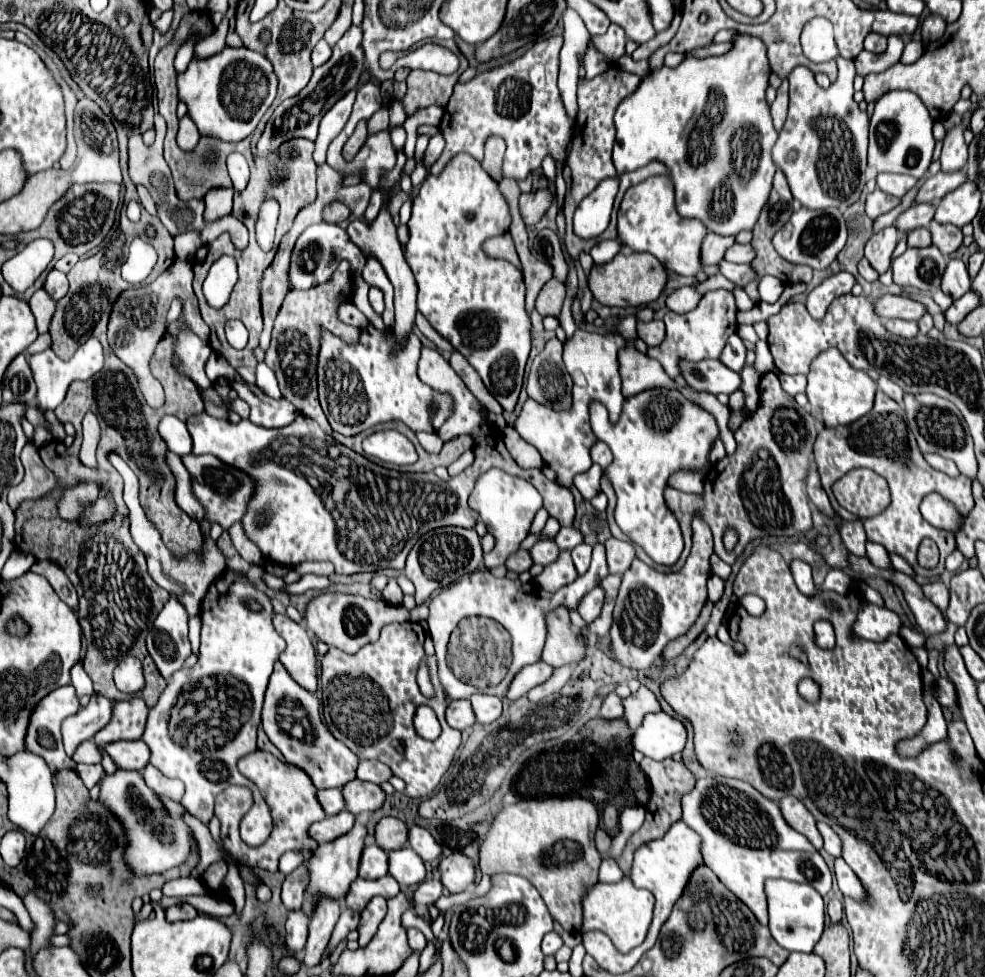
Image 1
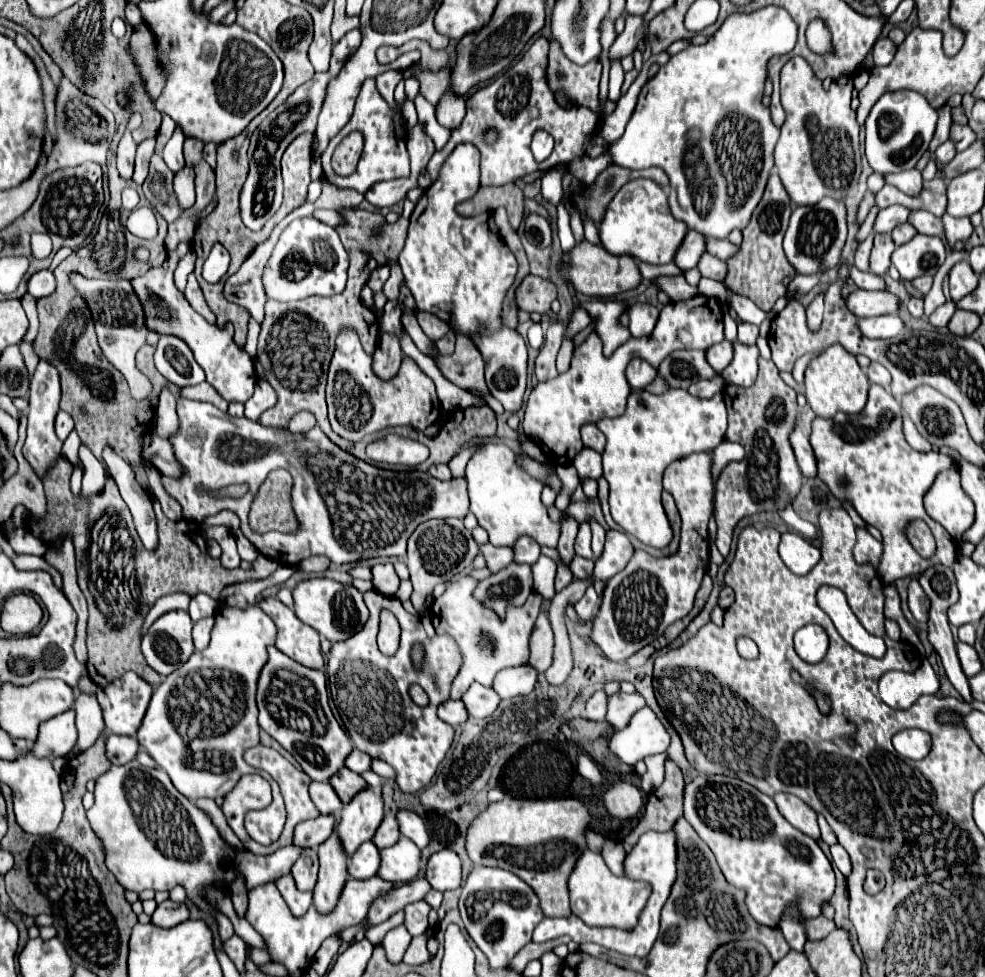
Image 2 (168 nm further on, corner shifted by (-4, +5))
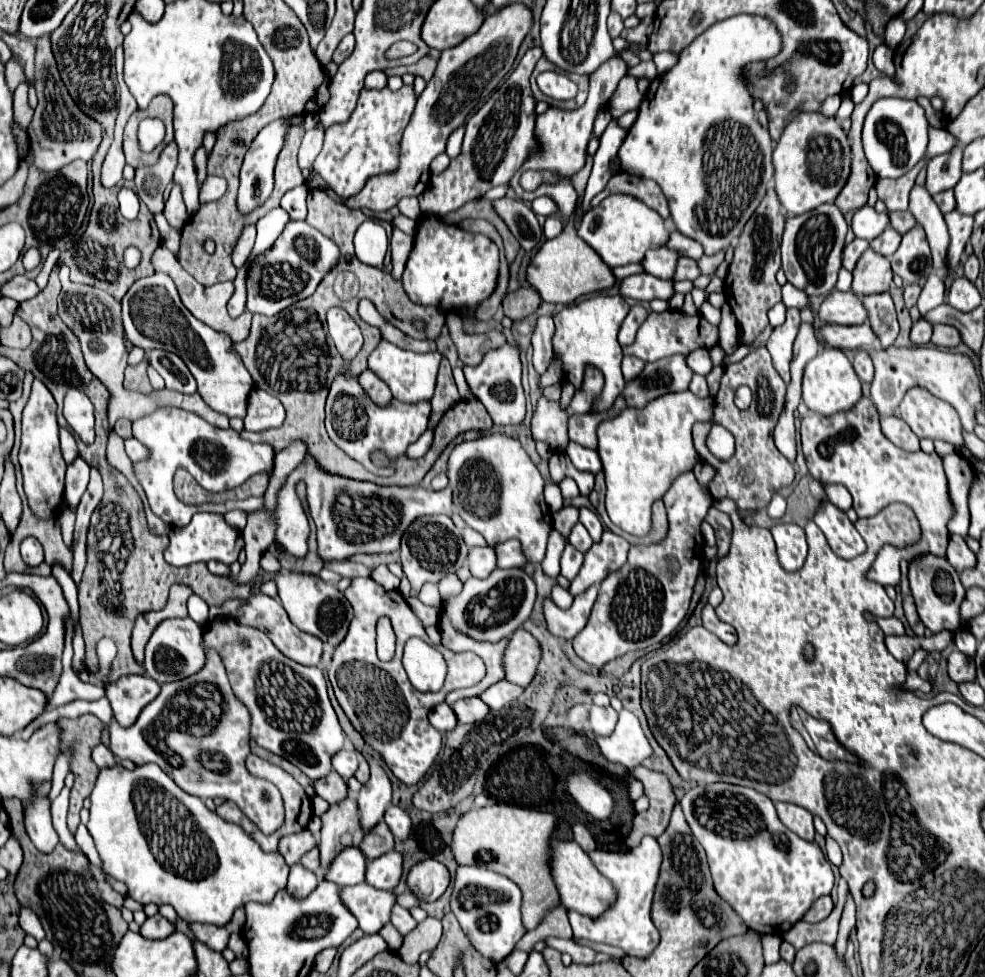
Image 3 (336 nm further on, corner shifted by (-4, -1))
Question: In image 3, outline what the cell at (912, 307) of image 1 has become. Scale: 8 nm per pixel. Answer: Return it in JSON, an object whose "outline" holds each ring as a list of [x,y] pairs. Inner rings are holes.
{"outline":[[[833,290],[819,308],[819,318],[829,324],[863,324],[867,310],[855,292]]]}

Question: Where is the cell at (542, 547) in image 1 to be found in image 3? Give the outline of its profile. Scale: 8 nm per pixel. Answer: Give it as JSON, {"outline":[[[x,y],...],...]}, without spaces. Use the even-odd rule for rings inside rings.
{"outline":[[[507,540],[495,546],[499,568],[525,568],[529,562],[523,558],[523,548],[519,540]]]}

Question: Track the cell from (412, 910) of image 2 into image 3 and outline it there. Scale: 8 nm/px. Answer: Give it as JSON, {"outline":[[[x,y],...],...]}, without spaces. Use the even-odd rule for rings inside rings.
{"outline":[[[399,904],[393,908],[391,924],[393,924],[403,936],[407,936],[407,934],[409,934],[411,930],[415,930],[415,926],[417,926],[417,922],[415,922],[415,918],[409,914],[409,910],[403,908],[403,906],[399,906]]]}

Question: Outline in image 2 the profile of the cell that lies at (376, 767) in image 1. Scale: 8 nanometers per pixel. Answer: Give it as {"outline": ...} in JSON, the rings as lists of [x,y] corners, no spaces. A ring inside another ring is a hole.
{"outline":[[[353,748],[353,752],[345,758],[345,766],[347,766],[349,770],[357,772],[357,774],[369,770],[369,764],[371,764],[371,756],[367,756],[365,752],[361,752],[361,750],[357,750],[357,748]]]}

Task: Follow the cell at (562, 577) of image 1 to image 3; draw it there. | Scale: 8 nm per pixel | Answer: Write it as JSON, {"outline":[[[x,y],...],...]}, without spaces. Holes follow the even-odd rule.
{"outline":[[[563,506],[559,512],[553,512],[553,528],[567,540],[567,534],[571,534],[571,528],[579,520],[579,510],[573,506]]]}

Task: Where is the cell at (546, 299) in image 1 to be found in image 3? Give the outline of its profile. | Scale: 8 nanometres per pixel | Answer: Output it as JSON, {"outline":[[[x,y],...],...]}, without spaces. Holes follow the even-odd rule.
{"outline":[[[521,286],[517,292],[507,294],[507,298],[503,300],[503,310],[505,316],[509,316],[511,320],[523,320],[525,316],[533,314],[541,304],[539,292],[531,290],[531,286]]]}

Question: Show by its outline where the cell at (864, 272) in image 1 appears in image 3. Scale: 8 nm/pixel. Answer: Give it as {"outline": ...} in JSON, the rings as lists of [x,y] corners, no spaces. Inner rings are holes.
{"outline":[[[855,238],[851,244],[845,246],[843,250],[843,268],[845,270],[855,270],[855,262],[859,260],[859,256],[869,248],[869,242],[867,240],[861,240],[861,238]]]}

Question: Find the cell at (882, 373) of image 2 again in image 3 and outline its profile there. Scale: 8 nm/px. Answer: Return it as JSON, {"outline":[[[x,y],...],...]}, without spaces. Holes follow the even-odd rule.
{"outline":[[[855,350],[855,358],[853,358],[853,368],[855,368],[855,372],[857,372],[857,376],[861,378],[861,382],[871,382],[873,380],[873,362],[871,362],[871,358],[869,358],[869,354],[867,354],[867,350]]]}

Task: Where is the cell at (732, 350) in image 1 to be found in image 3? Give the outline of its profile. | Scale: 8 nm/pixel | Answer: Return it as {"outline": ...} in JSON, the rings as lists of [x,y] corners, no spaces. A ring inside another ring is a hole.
{"outline":[[[699,348],[695,352],[691,352],[687,356],[687,364],[701,376],[707,376],[711,370],[713,370],[713,362],[711,362],[711,356],[709,356],[709,350],[705,348]]]}

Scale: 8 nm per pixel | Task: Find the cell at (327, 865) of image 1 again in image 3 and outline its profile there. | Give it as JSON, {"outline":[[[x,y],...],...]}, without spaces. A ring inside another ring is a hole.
{"outline":[[[371,762],[371,778],[357,794],[357,806],[359,806],[359,820],[363,826],[363,832],[369,832],[375,828],[387,810],[387,804],[391,802],[391,782],[381,766]]]}

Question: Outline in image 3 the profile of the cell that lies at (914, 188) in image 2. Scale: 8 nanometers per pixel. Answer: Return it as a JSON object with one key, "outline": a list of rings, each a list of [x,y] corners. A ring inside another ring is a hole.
{"outline":[[[913,186],[909,194],[909,212],[917,218],[917,222],[925,228],[927,240],[933,252],[933,268],[943,276],[945,274],[945,254],[949,246],[949,234],[931,194],[923,186]]]}

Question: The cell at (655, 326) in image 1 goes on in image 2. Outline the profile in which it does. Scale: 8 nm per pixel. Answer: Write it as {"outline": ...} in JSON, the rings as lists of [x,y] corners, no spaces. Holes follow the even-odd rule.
{"outline":[[[635,302],[627,310],[629,316],[629,332],[635,338],[651,334],[651,328],[655,328],[655,320],[659,316],[659,310],[647,302]]]}

